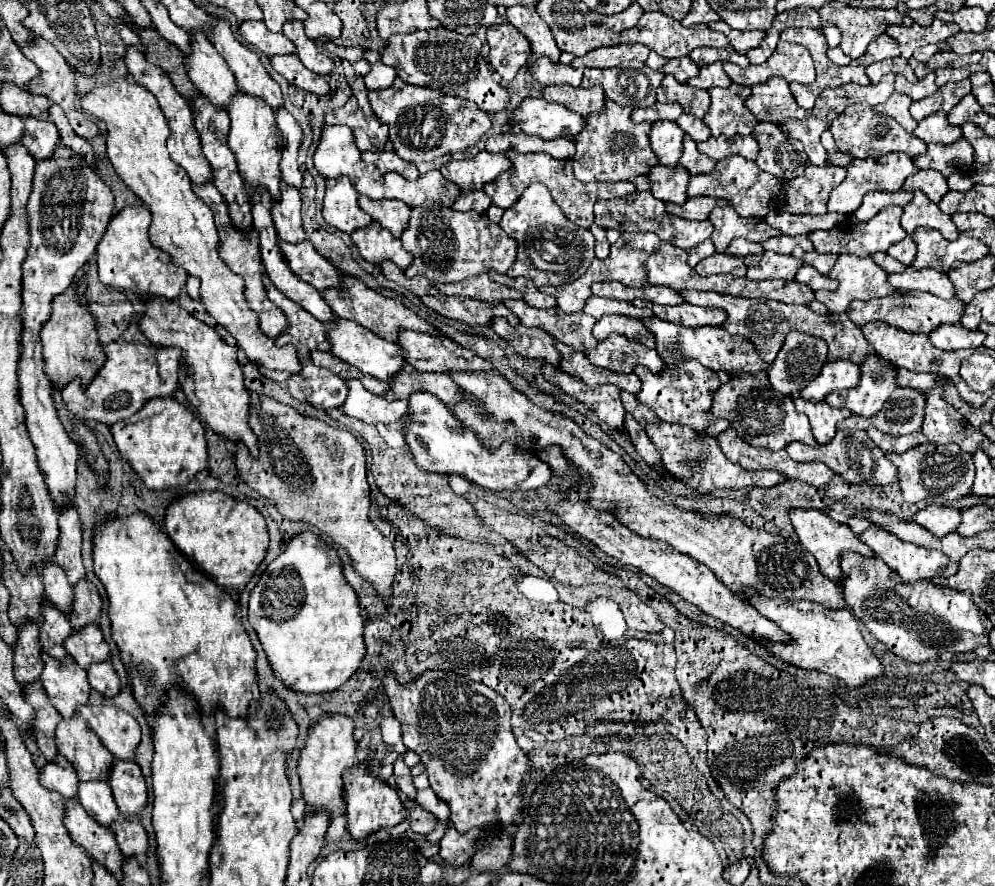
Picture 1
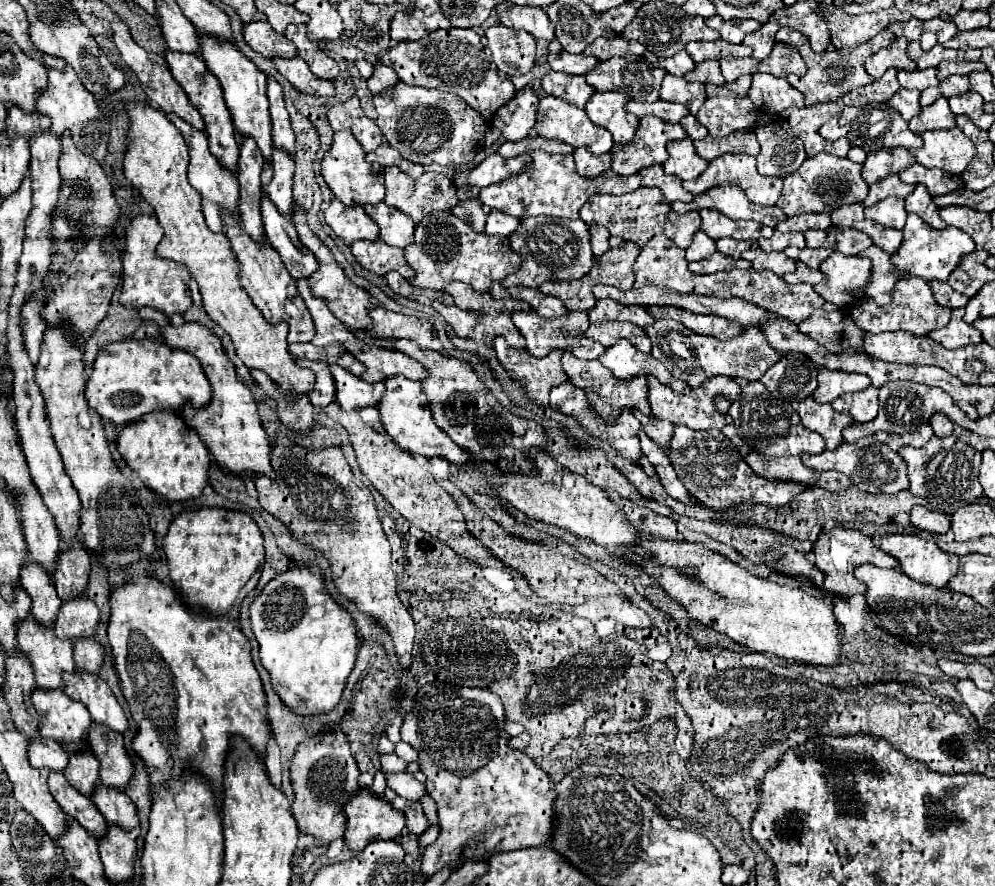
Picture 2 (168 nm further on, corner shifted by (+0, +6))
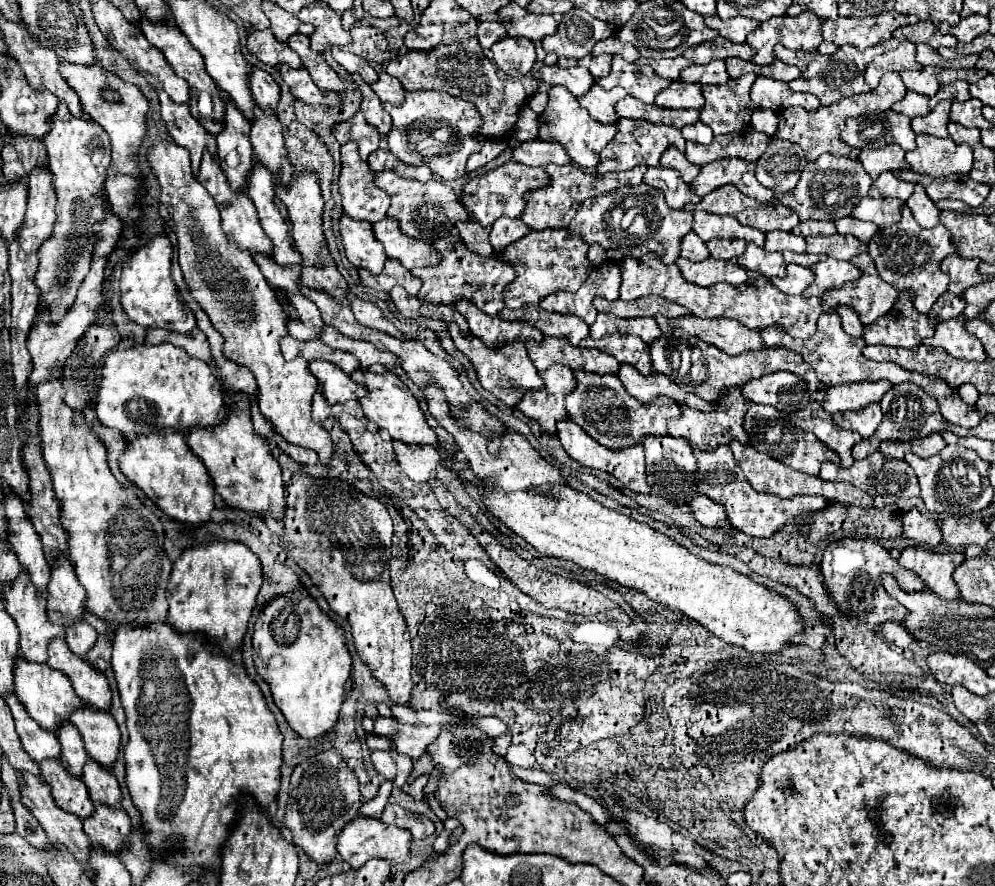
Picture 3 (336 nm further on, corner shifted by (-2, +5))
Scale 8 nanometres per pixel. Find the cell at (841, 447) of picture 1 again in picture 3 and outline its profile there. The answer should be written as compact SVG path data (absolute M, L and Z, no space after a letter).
M881 450L873 452L871 456L863 458L863 460L855 460L851 468L843 468L831 460L821 464L821 472L819 472L821 480L843 480L849 482L857 488L861 488L863 492L871 494L871 498L875 500L875 506L887 506L887 504L895 504L901 498L913 498L919 496L919 484L917 484L917 476L915 472L911 472L911 466L905 460L895 460L895 458L887 458Z

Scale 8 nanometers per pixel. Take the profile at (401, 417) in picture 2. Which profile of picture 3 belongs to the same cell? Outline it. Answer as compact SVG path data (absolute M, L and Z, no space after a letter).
M375 366L375 368L369 368L369 372L363 372L363 368L359 368L351 374L351 378L355 382L361 382L361 384L367 386L369 392L359 402L363 406L367 420L377 424L377 428L387 430L393 440L399 440L399 442L405 442L405 444L439 446L439 438L437 438L435 430L427 424L427 420L425 420L425 416L419 408L419 400L413 396L413 392L403 384L403 380L397 374L385 370L383 366Z

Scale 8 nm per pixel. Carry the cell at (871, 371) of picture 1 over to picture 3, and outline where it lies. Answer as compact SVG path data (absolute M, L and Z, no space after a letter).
M869 404L867 408L859 408L859 410L851 410L851 412L835 412L833 420L837 426L855 430L863 438L867 438L875 432L875 428L881 422L881 408L879 408L879 404Z

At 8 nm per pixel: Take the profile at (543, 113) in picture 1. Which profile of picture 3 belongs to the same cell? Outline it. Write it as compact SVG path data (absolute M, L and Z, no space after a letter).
M565 88L549 90L549 104L539 116L539 138L555 140L563 144L569 156L573 158L573 162L577 162L581 168L595 168L599 164L599 152L613 140L615 132L617 132L617 126L613 124L603 126L597 120L593 120L589 112L577 102L577 98L571 96L571 92L567 92Z

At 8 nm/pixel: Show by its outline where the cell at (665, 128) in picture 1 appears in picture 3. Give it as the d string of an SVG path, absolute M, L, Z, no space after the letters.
M621 118L615 138L601 152L601 162L597 166L597 172L599 174L607 174L607 172L625 172L625 170L631 170L635 166L659 166L661 154L671 144L675 144L681 152L685 150L685 138L681 136L681 130L671 128L667 124L655 124L655 122L647 122L647 120Z

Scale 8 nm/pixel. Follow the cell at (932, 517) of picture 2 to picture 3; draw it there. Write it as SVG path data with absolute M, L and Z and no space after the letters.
M911 508L907 512L907 516L903 518L903 536L915 540L915 542L923 542L929 546L937 546L941 542L941 528L935 520L923 516L917 508Z

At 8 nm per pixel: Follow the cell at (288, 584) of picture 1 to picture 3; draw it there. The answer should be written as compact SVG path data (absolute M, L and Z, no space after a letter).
M295 590L295 592L275 596L275 600L271 598L271 602L261 608L261 614L255 620L255 632L253 632L253 660L255 660L255 668L259 676L269 684L277 708L283 712L283 716L287 718L289 726L295 732L307 738L315 738L335 726L339 708L345 698L345 684L351 678L353 660L347 650L343 628L319 608L313 596L309 596L307 592Z

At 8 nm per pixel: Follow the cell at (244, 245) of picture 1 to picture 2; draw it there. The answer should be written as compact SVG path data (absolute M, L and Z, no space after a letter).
M165 113L165 117L169 117L173 121L173 125L181 131L181 135L185 137L185 143L189 147L189 157L191 157L191 161L189 161L189 183L191 183L193 189L197 189L201 193L201 205L203 205L203 213L205 213L207 225L213 231L223 231L221 209L219 207L229 209L235 215L235 219L239 219L239 213L237 213L237 199L239 199L237 177L233 173L229 173L229 169L221 167L221 163L217 161L217 157L211 155L205 131L197 131L195 127L189 127L189 123L185 123L183 119L179 119L173 113Z

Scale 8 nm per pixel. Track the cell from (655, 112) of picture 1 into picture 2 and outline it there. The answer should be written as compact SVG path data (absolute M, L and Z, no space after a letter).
M669 103L671 105L671 109L659 109L659 113L655 113L657 117L661 117L661 119L665 119L665 121L671 121L671 123L679 123L679 119L681 117L685 117L687 113L689 113L689 109L685 107L685 105L677 105L677 103Z

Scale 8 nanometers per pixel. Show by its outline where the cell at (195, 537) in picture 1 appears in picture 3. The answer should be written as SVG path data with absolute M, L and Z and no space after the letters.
M221 540L185 548L173 562L167 584L167 622L179 632L205 634L229 656L237 646L241 646L261 584L261 562L243 542Z

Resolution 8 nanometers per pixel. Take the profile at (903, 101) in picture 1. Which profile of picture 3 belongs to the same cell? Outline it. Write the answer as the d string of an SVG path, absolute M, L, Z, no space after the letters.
M907 92L903 100L895 102L891 106L891 110L895 112L901 112L909 118L915 118L915 116L927 116L929 114L929 98L927 96L919 96L917 92Z

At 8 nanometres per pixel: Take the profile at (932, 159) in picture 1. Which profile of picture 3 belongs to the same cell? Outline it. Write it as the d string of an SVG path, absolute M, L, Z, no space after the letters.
M927 134L917 136L917 148L907 152L905 158L911 164L911 170L935 176L951 176L951 172L969 174L973 164L971 148L955 144L951 138L937 138Z

